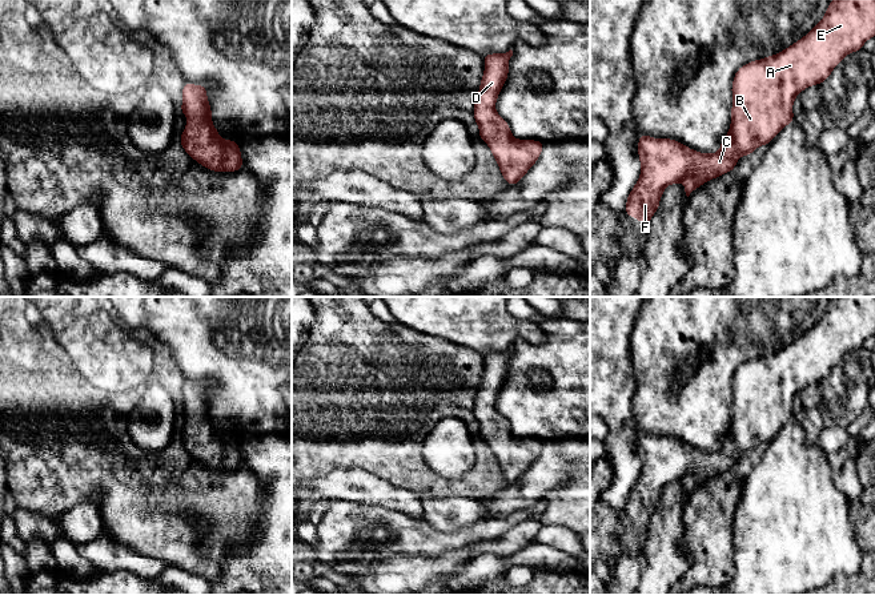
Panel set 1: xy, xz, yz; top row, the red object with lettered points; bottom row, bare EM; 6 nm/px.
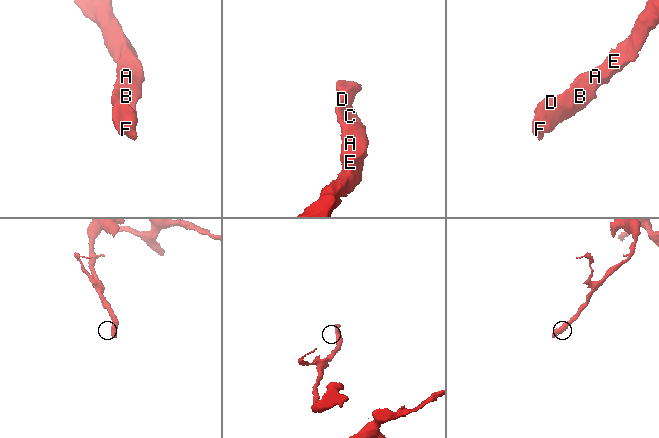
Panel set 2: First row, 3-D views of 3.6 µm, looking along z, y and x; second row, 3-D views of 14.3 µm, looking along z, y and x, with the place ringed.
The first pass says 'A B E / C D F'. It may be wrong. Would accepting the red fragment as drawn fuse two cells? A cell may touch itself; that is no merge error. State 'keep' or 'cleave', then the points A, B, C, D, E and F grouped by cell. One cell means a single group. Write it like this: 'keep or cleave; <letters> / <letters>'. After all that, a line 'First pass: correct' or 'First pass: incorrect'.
keep; A B C D E F
First pass: incorrect

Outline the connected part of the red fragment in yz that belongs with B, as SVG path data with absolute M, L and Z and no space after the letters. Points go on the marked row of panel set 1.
M831 0L824 17L806 36L779 53L750 61L736 71L731 85L731 124L717 153L701 153L673 138L639 136L641 176L627 196L625 213L639 220L641 225L649 225L669 185L685 184L689 197L709 180L734 170L739 157L768 145L786 125L794 122L792 105L802 91L826 81L847 55L860 51L872 37L875 0Z

